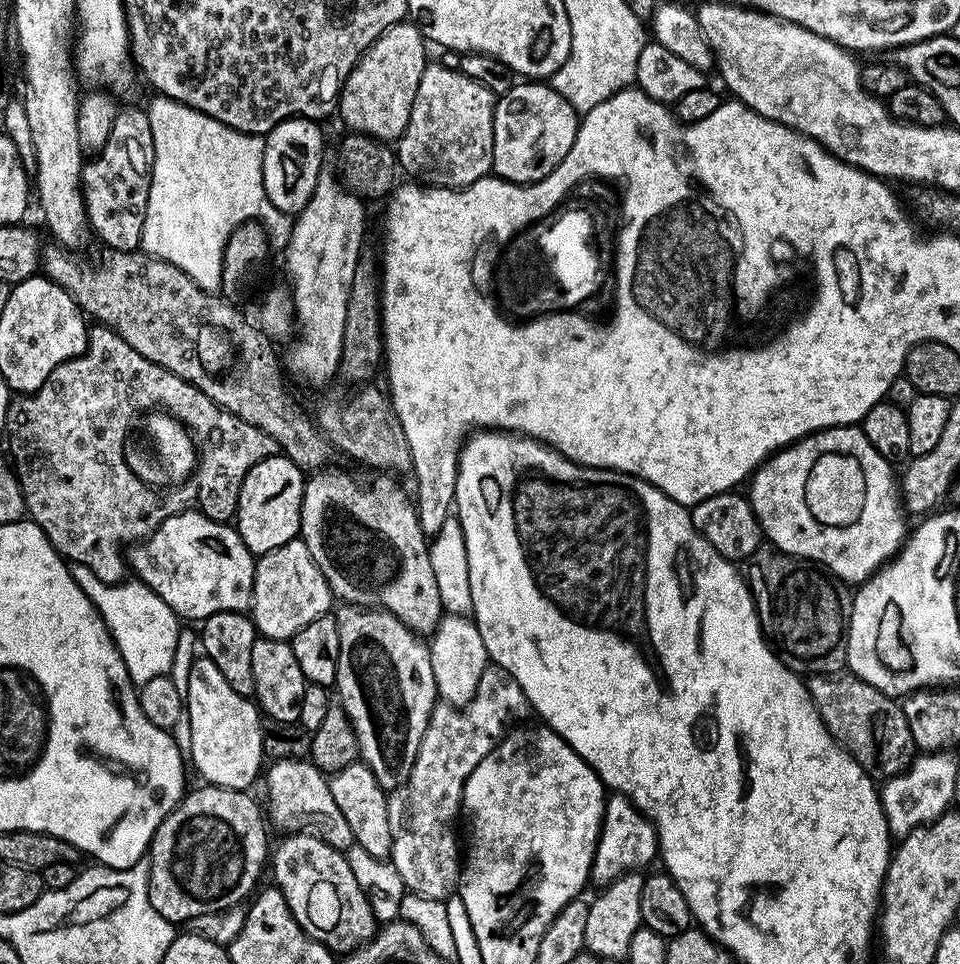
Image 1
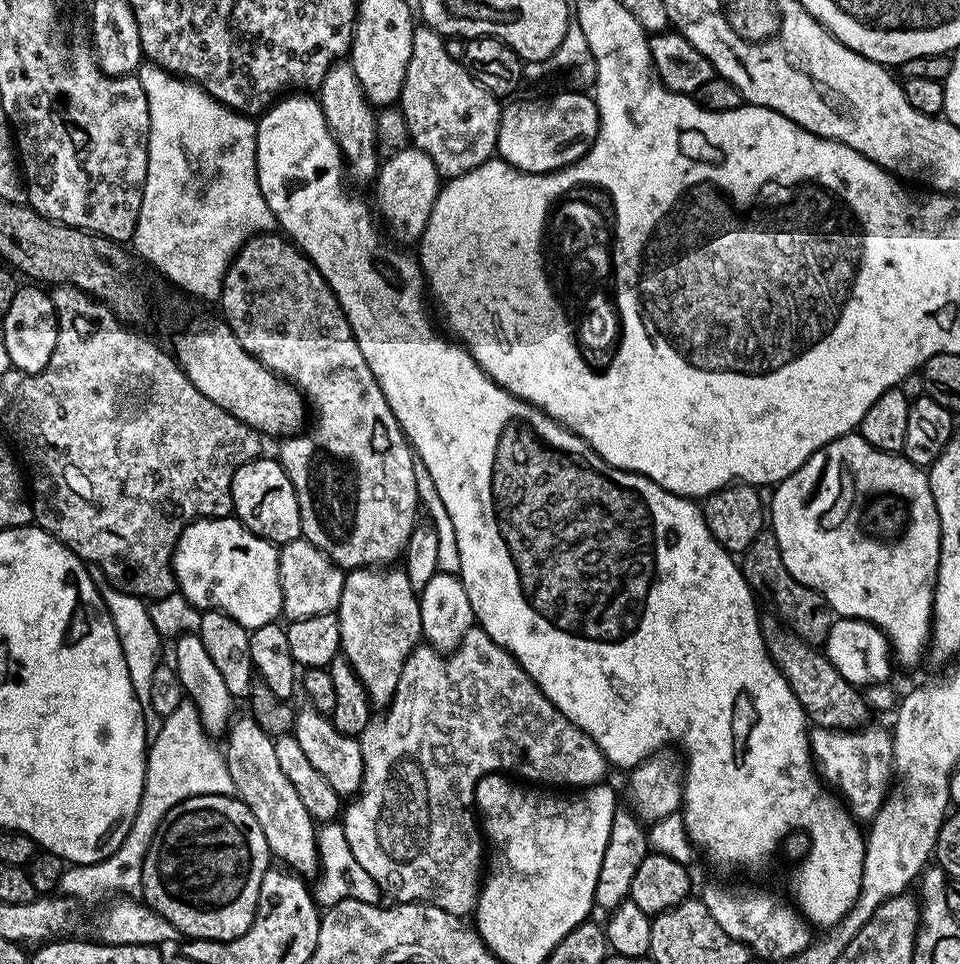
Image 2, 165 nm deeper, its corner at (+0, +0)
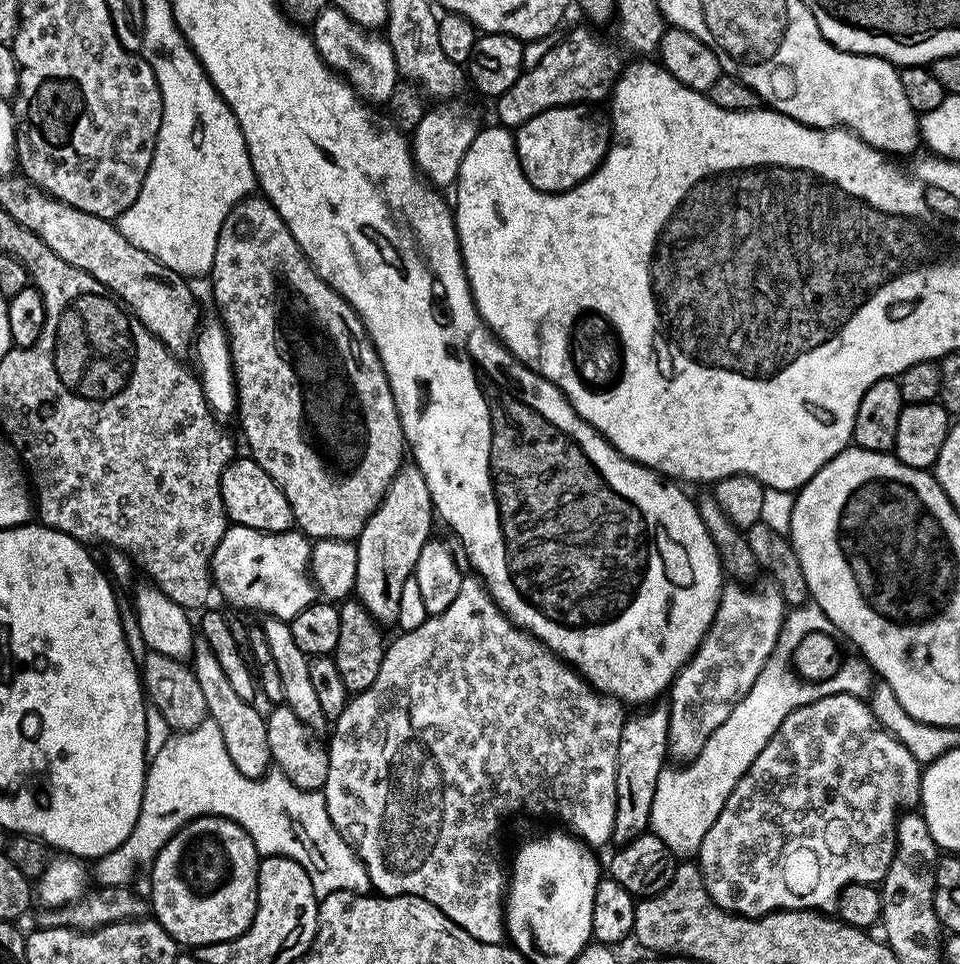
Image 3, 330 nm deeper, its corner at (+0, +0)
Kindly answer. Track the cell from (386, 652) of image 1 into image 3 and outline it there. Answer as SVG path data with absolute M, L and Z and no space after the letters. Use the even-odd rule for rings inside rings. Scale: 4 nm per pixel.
M415 462L401 464L398 474L390 482L382 502L374 510L354 543L358 554L358 574L354 589L355 599L382 626L396 624L402 585L416 571L418 554L433 535L434 509L430 486L422 478L422 470Z

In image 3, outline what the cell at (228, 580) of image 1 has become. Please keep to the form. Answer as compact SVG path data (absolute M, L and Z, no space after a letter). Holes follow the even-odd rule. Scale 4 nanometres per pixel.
M232 524L212 555L215 591L236 607L233 609L249 608L252 612L265 612L263 615L273 620L290 622L318 596L310 575L312 545L313 541L299 530L259 532Z

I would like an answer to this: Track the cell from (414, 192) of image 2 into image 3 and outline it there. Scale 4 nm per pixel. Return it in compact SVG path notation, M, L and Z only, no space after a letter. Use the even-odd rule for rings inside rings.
M444 102L439 106L429 107L422 122L418 122L418 126L410 134L412 161L416 164L417 172L440 190L451 189L455 185L462 170L462 158L466 158L466 150L470 150L482 127L479 114L470 105L456 103L460 102Z

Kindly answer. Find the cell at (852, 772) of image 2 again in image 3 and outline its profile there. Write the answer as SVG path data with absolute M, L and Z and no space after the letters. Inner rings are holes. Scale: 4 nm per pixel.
M834 694L824 696L821 700L810 702L801 708L795 708L778 726L770 742L754 758L754 762L746 770L730 798L726 798L726 806L722 806L722 814L710 826L706 838L702 838L702 846L698 853L700 872L704 875L704 885L720 908L734 912L738 916L765 916L771 912L783 912L790 908L805 910L823 910L832 914L837 911L840 902L840 891L847 884L879 885L890 870L890 862L896 849L896 822L902 810L912 810L920 803L920 773L922 765L915 760L909 750L898 741L876 720L869 705L859 696L850 694Z

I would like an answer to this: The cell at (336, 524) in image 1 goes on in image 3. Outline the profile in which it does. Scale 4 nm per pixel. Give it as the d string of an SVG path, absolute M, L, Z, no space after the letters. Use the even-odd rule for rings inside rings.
M253 194L245 196L232 208L230 214L226 214L226 222L222 222L222 230L218 234L218 246L214 246L214 262L210 273L210 281L212 280L212 296L216 299L216 308L220 311L219 319L222 321L224 330L228 334L228 349L232 355L232 374L236 377L236 412L240 416L240 428L244 431L244 440L248 443L251 459L258 462L258 466L262 466L262 470L266 470L266 474L270 474L270 478L274 478L274 482L279 488L283 488L286 494L286 502L290 502L290 510L295 527L303 532L305 536L313 541L317 540L350 540L355 541L360 531L366 526L366 522L377 506L382 502L382 498L386 494L386 490L390 486L390 482L394 478L394 474L398 474L401 464L406 460L406 441L404 439L404 431L400 425L398 418L398 410L394 402L394 394L388 385L388 379L384 373L382 362L376 353L376 347L372 344L372 339L368 336L368 331L364 328L364 323L360 321L360 315L353 310L345 300L333 290L323 278L316 273L316 268L306 258L306 254L298 246L298 242L294 242L294 234L290 234L290 230L286 226L286 222L278 214L278 210L270 203L268 197L263 194Z

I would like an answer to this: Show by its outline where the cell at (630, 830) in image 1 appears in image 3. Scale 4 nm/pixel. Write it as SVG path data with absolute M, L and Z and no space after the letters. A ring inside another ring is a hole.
M740 582L725 583L710 630L706 630L698 650L684 663L684 668L672 682L672 700L667 701L667 706L670 718L668 754L673 761L691 762L698 755L702 746L706 746L706 738L710 738L710 734L714 734L714 730L718 730L718 726L722 726L722 722L730 718L734 706L738 706L738 702L742 702L742 698L750 694L758 674L762 674L762 666L766 666L770 654L776 649L778 634L786 615L786 605L780 588L771 582L764 582L760 592L751 592L748 588L751 587Z

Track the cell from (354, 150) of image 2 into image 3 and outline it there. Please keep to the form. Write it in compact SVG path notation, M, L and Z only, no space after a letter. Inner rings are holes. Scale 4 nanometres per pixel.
M329 6L323 8L311 21L310 35L326 66L334 72L339 72L363 100L373 106L387 105L394 86L402 77L394 62L394 50L390 50L390 42L379 31L363 28L361 24L354 23L340 8Z

